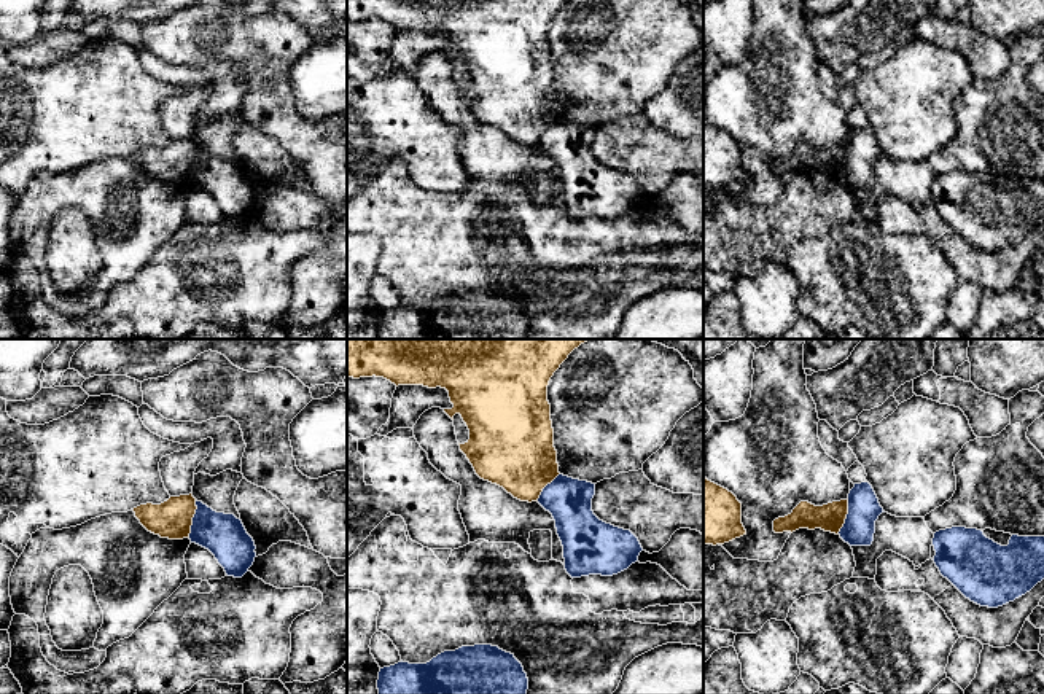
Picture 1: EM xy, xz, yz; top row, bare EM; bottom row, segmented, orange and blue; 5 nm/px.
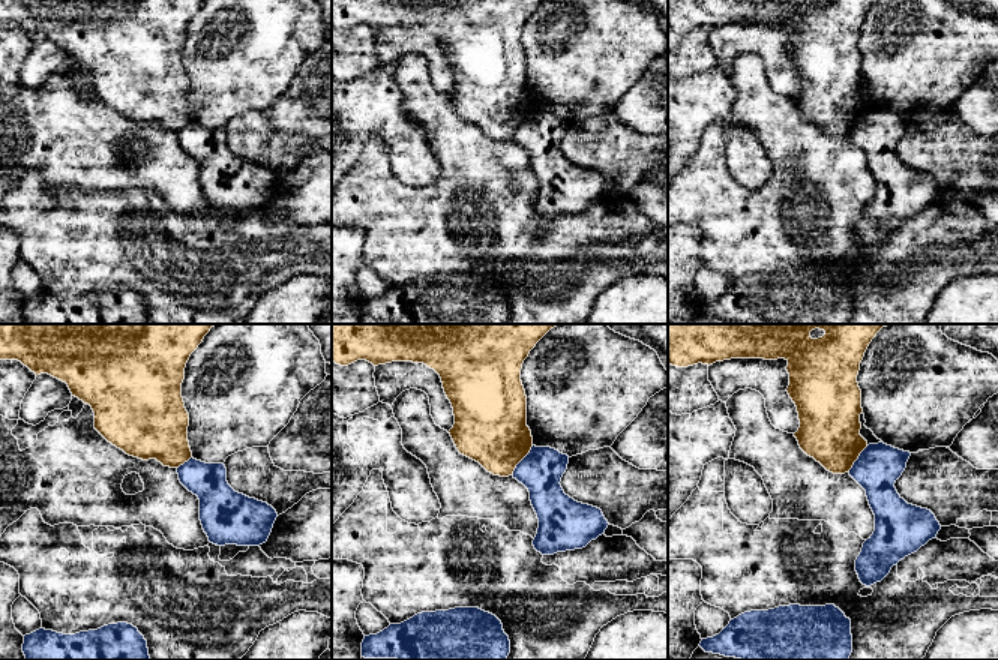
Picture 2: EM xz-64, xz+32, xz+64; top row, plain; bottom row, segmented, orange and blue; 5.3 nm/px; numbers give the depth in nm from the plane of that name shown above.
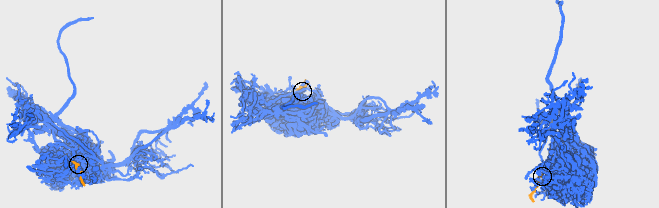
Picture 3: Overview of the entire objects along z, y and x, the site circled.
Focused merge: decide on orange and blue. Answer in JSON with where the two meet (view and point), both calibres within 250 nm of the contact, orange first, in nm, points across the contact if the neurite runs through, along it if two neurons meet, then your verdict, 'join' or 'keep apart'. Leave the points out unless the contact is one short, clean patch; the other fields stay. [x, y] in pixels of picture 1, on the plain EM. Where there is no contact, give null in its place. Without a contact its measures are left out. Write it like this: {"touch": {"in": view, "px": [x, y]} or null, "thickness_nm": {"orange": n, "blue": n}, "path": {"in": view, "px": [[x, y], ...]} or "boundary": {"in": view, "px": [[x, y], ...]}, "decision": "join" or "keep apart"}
{"touch": {"in": "xy", "px": [191, 163]}, "thickness_nm": {"orange": 200, "blue": 220}, "boundary": {"in": "xy", "px": [[196, 144], [196, 156], [188, 180]]}, "decision": "keep apart"}

